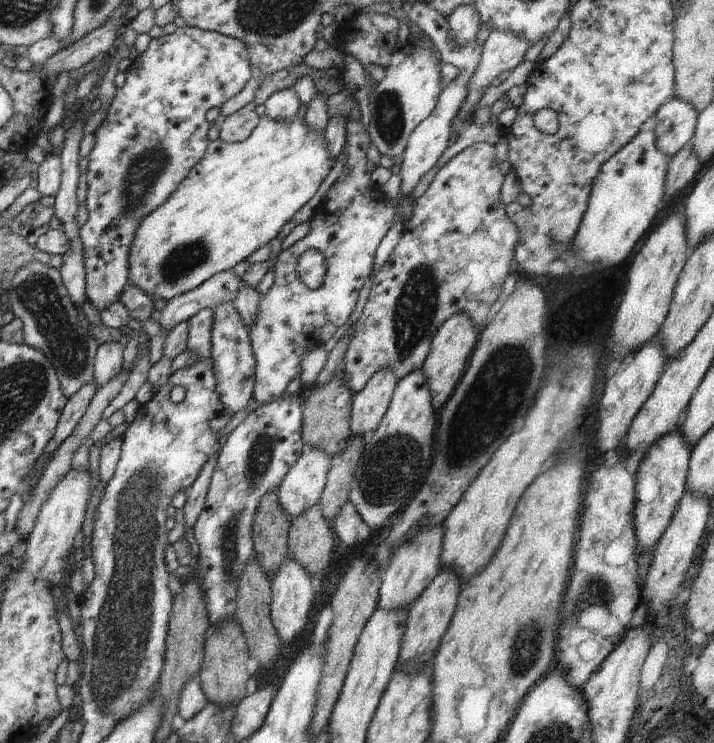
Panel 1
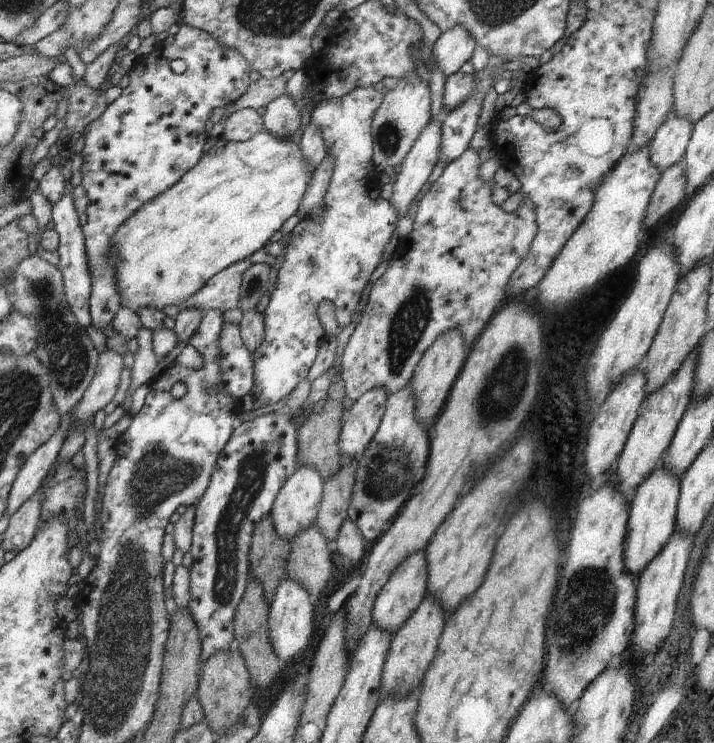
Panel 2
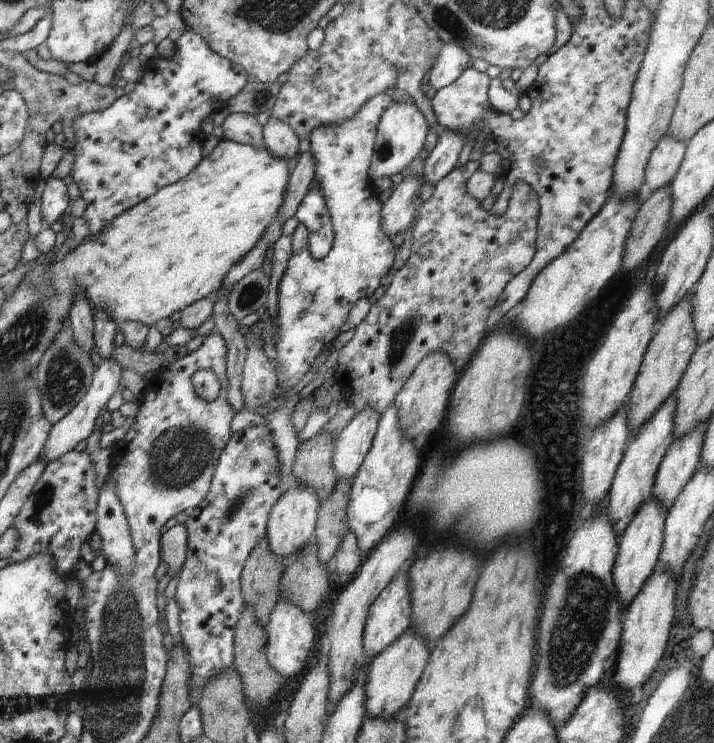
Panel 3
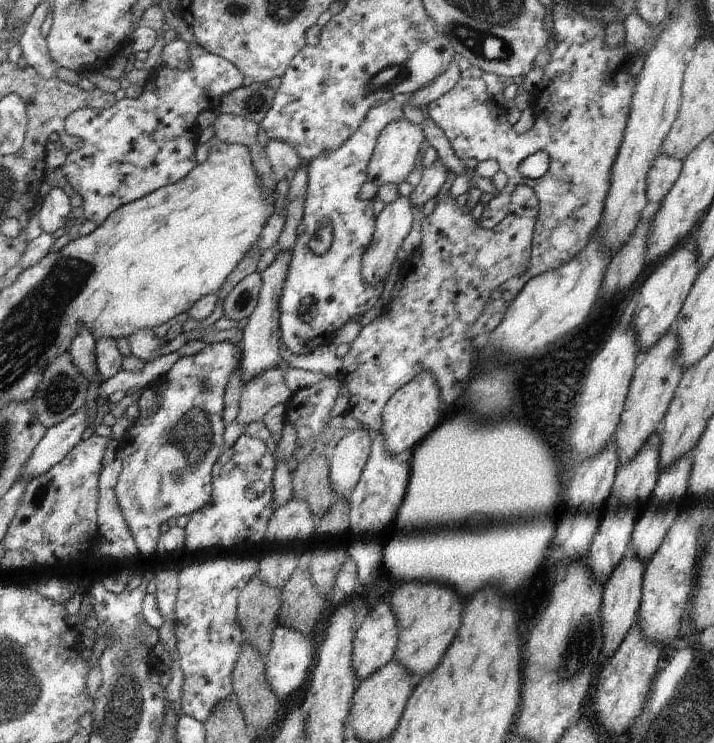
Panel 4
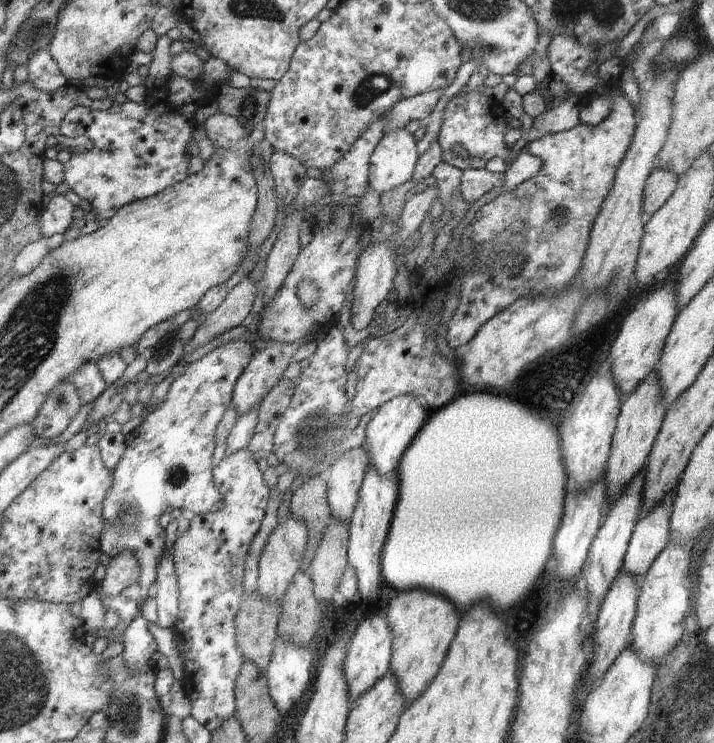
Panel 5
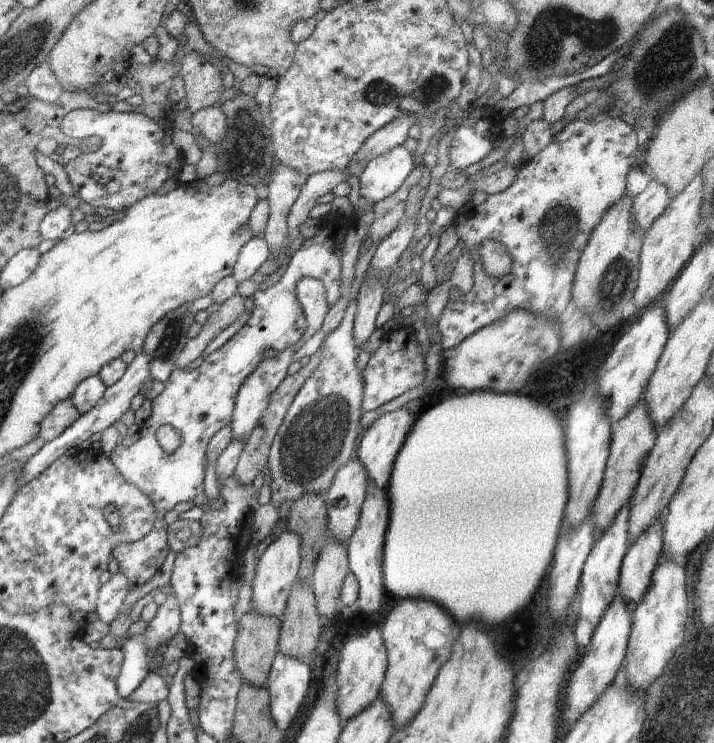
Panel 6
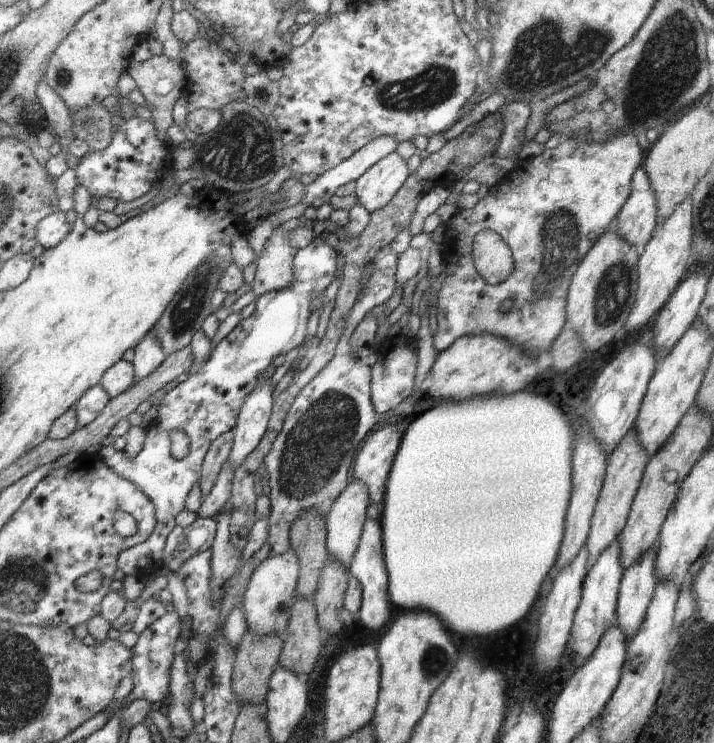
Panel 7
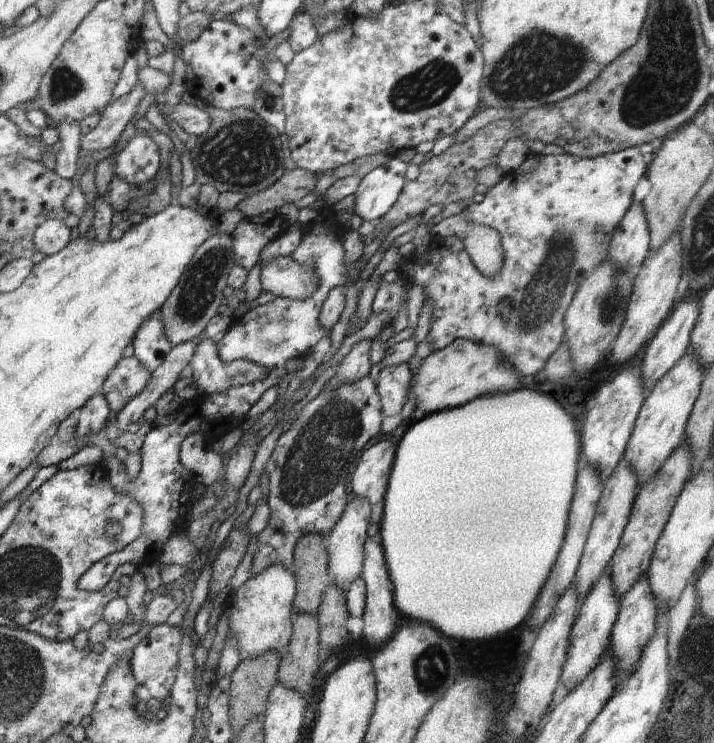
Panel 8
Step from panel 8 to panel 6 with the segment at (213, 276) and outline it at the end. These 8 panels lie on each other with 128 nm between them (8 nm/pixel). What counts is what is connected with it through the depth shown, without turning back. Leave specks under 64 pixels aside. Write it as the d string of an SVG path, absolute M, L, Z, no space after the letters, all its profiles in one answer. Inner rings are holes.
M181 304L178 309L166 313L149 329L143 344L143 350L151 360L151 378L163 384L174 371L174 361L189 339L188 329L195 322L188 305Z

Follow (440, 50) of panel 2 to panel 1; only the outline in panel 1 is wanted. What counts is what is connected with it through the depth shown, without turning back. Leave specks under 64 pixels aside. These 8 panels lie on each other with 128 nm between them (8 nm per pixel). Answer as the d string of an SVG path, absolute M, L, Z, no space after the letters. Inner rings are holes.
M460 5L447 19L449 37L458 45L476 41L476 34L481 26L481 18L475 7Z

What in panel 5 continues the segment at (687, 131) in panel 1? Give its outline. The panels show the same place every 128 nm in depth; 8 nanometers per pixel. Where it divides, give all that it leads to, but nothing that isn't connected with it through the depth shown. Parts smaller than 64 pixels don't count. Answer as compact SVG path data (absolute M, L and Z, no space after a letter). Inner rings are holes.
M654 170L643 189L641 209L644 214L657 213L676 190L677 182L678 178L668 171Z

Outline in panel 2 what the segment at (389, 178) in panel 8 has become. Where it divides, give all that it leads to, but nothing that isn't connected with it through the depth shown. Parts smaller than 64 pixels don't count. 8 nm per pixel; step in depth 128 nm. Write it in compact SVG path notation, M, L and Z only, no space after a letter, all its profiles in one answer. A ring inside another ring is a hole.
M417 75L400 79L396 88L384 94L381 105L374 113L371 122L371 135L373 140L374 166L382 173L386 166L398 166L406 158L414 146L418 135L432 120L431 115L431 90L429 84Z

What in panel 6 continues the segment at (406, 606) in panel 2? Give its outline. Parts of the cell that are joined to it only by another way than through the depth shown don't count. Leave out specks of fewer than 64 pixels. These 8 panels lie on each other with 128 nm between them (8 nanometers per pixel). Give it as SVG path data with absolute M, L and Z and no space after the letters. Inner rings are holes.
M380 627L378 630L376 628L364 630L362 636L356 634L354 638L350 638L350 642L346 642L346 646L340 652L336 676L338 690L335 703L342 726L379 698L387 666L388 659Z

